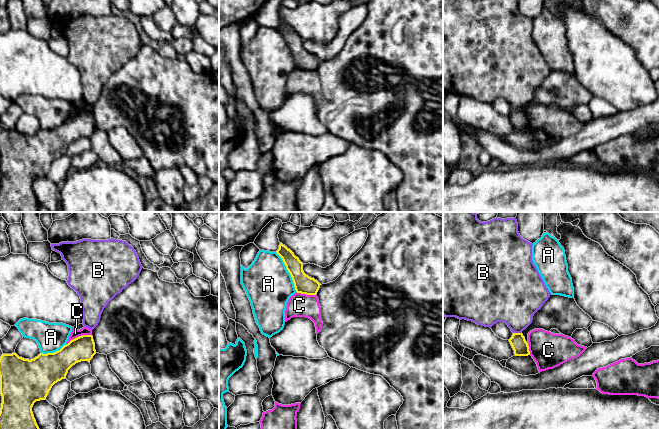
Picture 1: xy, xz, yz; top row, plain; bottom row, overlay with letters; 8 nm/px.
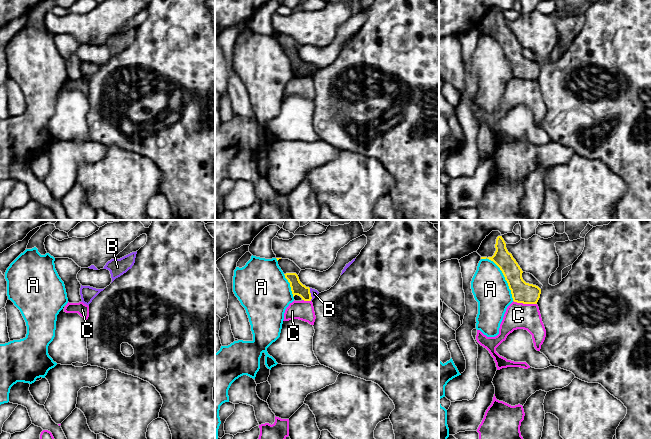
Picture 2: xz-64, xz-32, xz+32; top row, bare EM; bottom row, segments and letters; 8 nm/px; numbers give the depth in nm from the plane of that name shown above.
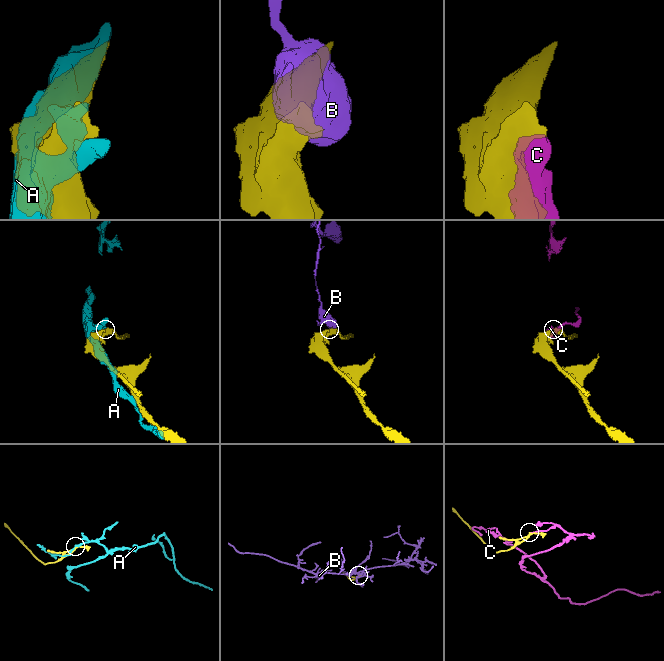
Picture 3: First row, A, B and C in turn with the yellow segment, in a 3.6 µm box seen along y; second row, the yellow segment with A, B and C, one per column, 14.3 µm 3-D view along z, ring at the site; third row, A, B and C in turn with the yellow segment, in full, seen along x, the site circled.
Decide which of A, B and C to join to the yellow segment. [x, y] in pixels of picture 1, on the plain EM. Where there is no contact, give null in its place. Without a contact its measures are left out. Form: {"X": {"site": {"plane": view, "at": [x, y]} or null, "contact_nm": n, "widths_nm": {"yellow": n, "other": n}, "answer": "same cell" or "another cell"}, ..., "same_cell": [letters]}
{"A": {"site": {"plane": "xz", "at": [288, 47]}, "contact_nm": 360, "widths_nm": {"yellow": 150, "other": 380}, "answer": "another cell"}, "B": {"site": {"plane": "yz", "at": [517, 109]}, "contact_nm": 60, "widths_nm": {"yellow": 120, "other": 360}, "answer": "another cell"}, "C": {"site": {"plane": "xy", "at": [79, 112]}, "contact_nm": 220, "widths_nm": {"yellow": 200, "other": 70}, "answer": "another cell"}, "same_cell": []}

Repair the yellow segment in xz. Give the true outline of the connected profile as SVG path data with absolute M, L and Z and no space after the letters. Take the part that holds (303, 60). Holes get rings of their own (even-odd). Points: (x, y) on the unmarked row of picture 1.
M280 19L276 29L282 34L286 45L290 49L296 68L306 71L316 71L321 60L304 49L303 39L299 34L282 19Z

